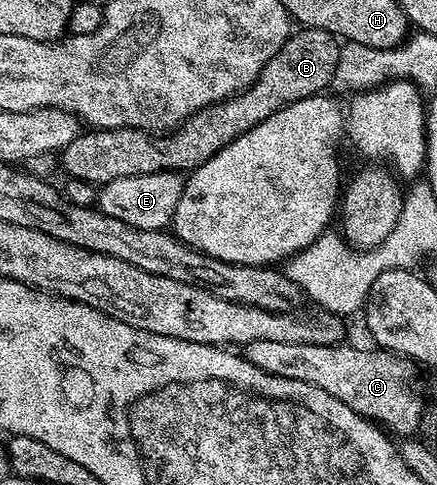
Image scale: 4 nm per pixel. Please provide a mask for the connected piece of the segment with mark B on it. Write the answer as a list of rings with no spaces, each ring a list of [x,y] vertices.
[[[303,27],[296,30],[285,41],[282,49],[267,62],[258,81],[249,89],[242,91],[240,95],[234,95],[232,99],[223,99],[220,103],[211,103],[205,109],[190,115],[181,126],[167,134],[138,131],[132,127],[118,127],[108,131],[84,130],[76,139],[69,141],[67,147],[63,148],[61,152],[62,170],[67,170],[66,174],[72,179],[96,185],[117,181],[121,177],[148,175],[149,173],[158,173],[158,171],[190,173],[195,168],[205,165],[205,161],[209,161],[209,157],[221,153],[221,149],[225,149],[225,145],[237,141],[237,137],[241,137],[241,133],[249,133],[249,129],[253,129],[253,125],[261,125],[261,121],[265,121],[265,117],[273,117],[273,113],[277,113],[297,101],[305,101],[314,95],[324,94],[330,88],[333,75],[337,70],[340,48],[340,40],[336,36],[330,35],[325,29]]]

